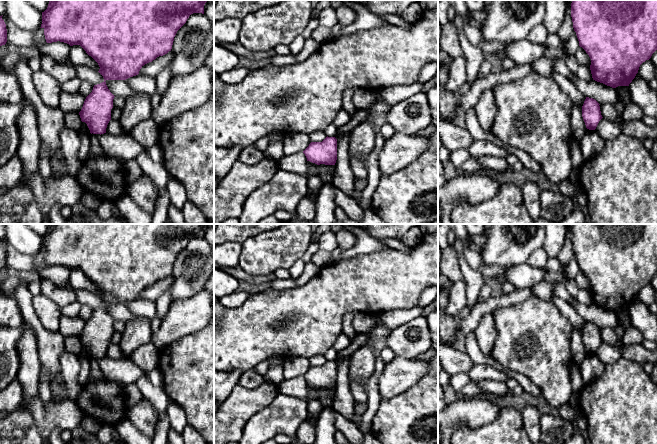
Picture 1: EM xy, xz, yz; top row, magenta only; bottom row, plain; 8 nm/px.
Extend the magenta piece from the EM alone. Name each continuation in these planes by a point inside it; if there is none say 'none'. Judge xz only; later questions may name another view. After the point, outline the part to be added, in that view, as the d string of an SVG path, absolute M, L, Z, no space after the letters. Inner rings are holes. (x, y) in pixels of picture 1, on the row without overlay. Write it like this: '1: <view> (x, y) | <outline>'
none

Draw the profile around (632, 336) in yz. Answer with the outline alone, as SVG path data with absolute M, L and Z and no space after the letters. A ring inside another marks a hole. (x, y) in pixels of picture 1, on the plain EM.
M630 327L625 330L622 336L622 342L627 346L641 344L644 340L643 334L635 327Z

